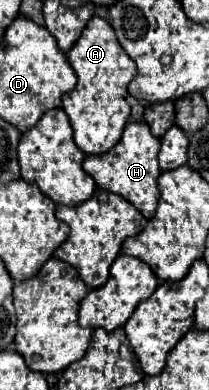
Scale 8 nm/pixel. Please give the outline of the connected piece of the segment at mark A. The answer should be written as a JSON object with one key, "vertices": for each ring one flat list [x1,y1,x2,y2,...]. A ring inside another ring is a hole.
{"vertices":[[94,16,84,28,78,42,68,52,68,62,76,70,78,84,72,92,64,96,62,110,68,114,76,146,84,154,100,156,118,144,122,130,130,116,128,104,128,84,138,74,134,60,118,44,114,28,104,20]]}

